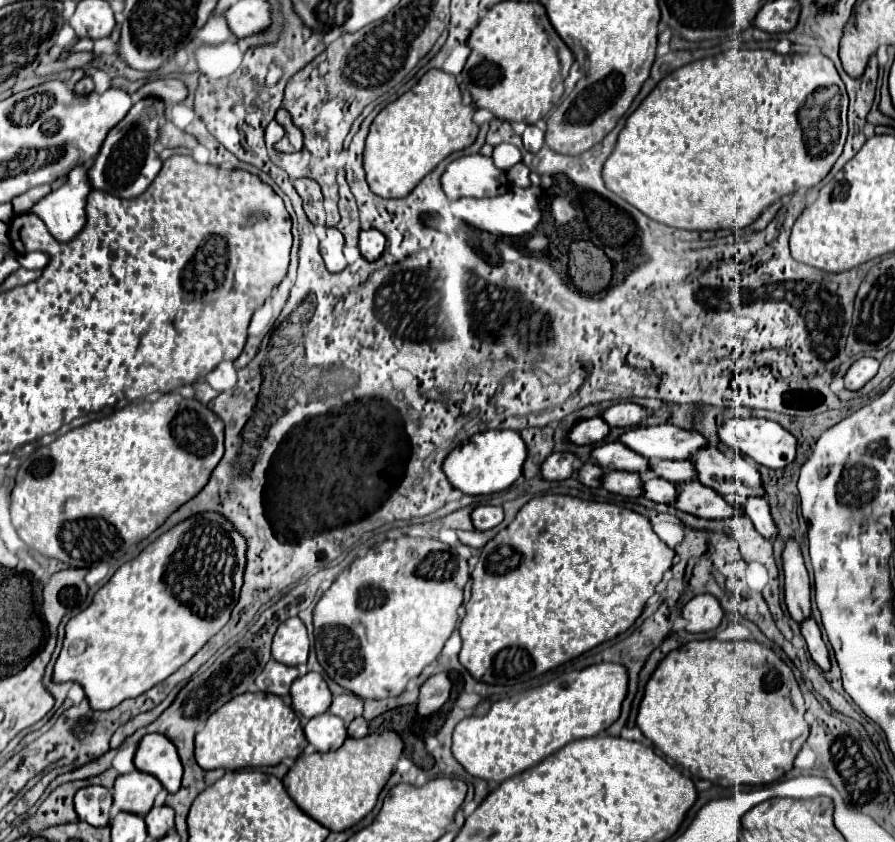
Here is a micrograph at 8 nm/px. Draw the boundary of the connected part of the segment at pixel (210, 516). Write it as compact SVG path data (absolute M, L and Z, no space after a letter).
M216 511L192 515L162 533L140 555L124 563L112 575L112 579L94 595L88 609L68 621L64 645L54 665L54 681L78 681L86 691L90 707L98 711L112 709L124 699L138 697L162 683L188 663L206 641L228 623L242 587L246 547L244 535Z

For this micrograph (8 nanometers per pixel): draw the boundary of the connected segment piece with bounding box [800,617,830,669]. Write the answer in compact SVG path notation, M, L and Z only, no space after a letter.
M812 617L804 619L800 623L800 631L806 639L806 645L808 645L808 651L812 655L812 659L822 667L822 669L830 669L830 661L828 661L828 649L820 637L820 629L816 625L816 621Z

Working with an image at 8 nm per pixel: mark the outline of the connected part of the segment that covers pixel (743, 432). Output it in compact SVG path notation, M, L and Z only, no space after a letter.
M734 417L728 419L720 429L718 429L718 439L734 449L740 455L748 455L756 463L770 467L770 469L780 469L786 467L788 463L794 461L796 455L796 439L792 433L788 433L784 427L780 427L776 421L770 419L758 419L758 417Z

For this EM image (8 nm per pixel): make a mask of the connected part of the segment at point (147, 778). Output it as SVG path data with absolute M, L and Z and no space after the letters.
M134 769L132 773L118 775L112 787L114 807L118 811L146 815L152 809L154 799L160 791L162 791L162 783L154 775Z

